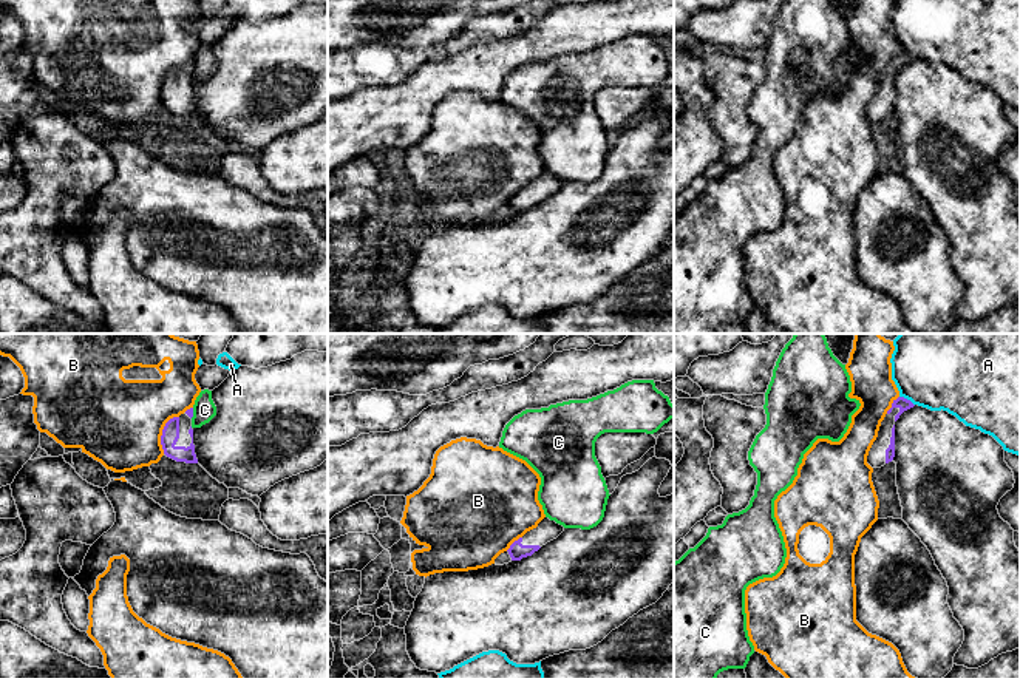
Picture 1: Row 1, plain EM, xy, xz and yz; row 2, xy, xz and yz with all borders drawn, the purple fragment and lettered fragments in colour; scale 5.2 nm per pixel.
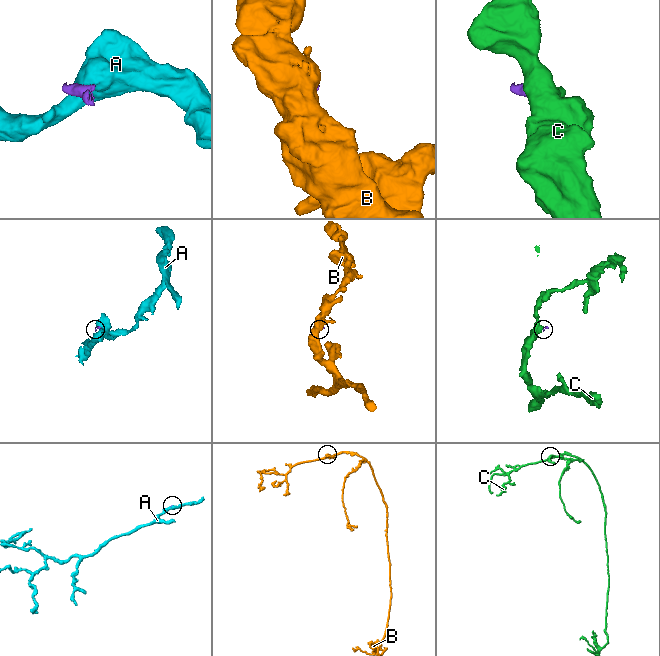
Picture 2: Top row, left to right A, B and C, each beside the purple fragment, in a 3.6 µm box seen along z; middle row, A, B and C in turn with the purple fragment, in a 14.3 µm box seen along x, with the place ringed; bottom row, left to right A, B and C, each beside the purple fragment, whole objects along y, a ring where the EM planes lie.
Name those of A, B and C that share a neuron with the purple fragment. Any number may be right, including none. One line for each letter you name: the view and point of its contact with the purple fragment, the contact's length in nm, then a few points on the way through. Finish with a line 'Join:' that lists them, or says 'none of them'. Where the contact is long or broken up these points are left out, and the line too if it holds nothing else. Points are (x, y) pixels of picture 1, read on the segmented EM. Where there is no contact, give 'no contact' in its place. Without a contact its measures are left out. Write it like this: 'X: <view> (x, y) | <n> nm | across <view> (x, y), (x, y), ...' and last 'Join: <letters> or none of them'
Join: none of them

